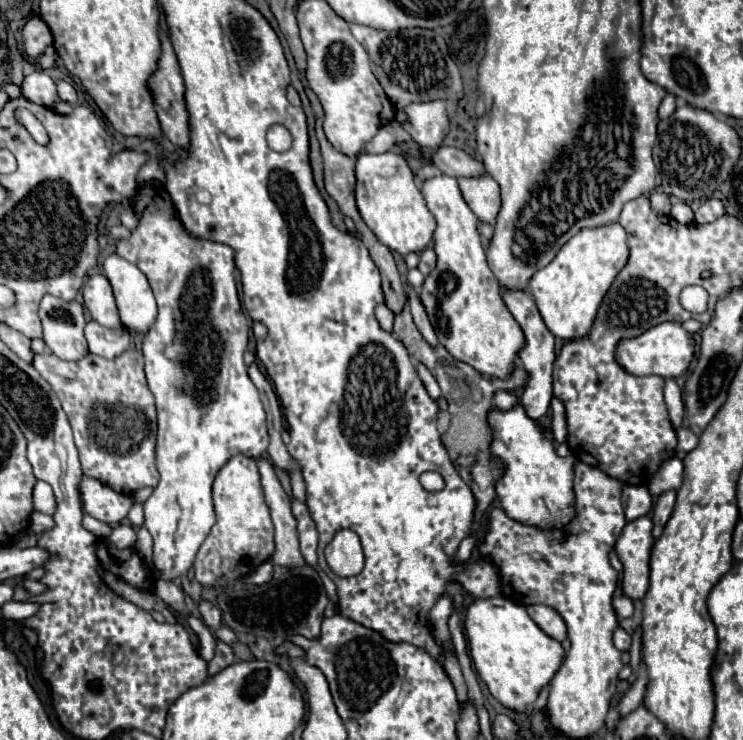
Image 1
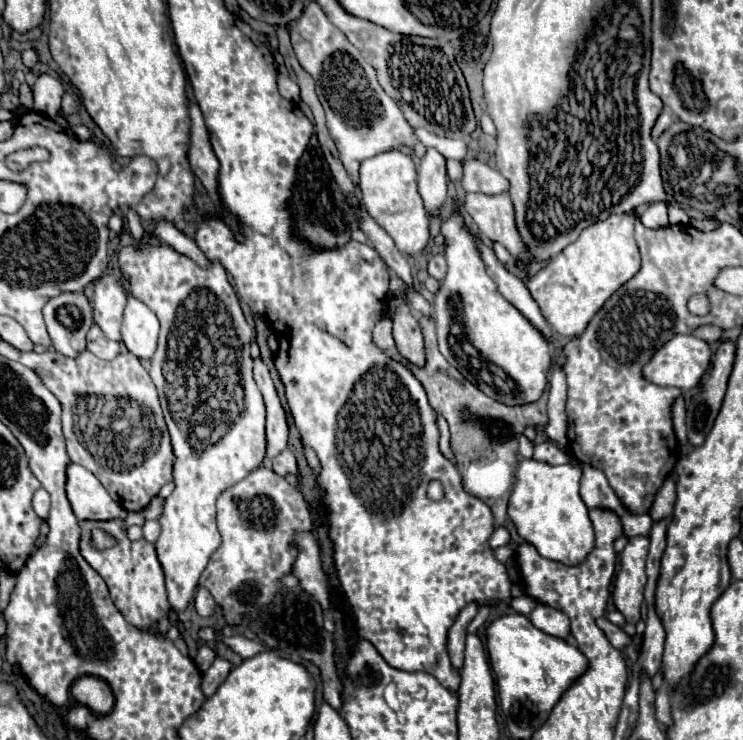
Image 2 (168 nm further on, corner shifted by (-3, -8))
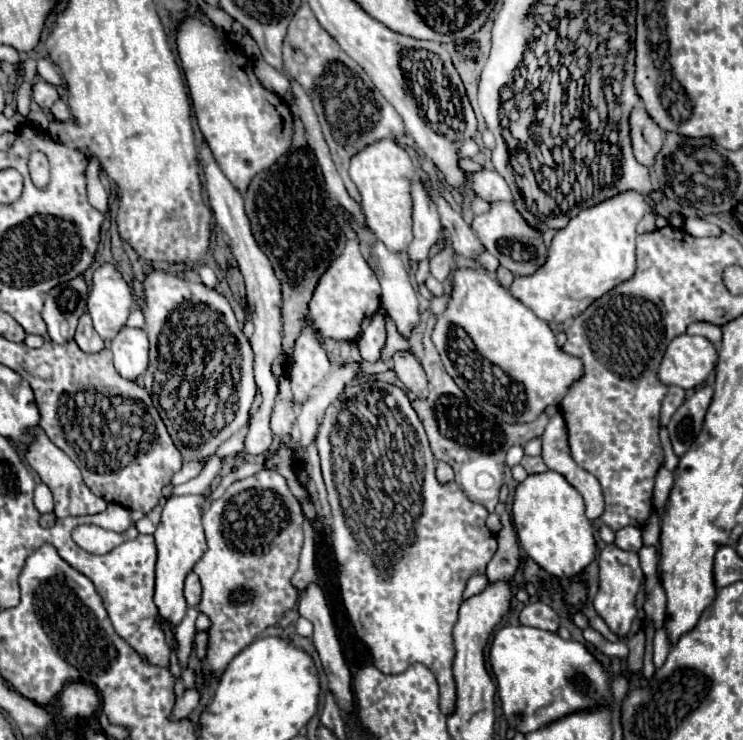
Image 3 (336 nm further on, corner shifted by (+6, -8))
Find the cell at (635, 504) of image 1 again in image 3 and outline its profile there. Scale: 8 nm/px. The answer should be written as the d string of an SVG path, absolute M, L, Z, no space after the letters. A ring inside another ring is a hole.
M626 526L622 530L616 532L616 540L614 544L620 550L628 550L628 552L638 552L642 548L642 534L636 526Z

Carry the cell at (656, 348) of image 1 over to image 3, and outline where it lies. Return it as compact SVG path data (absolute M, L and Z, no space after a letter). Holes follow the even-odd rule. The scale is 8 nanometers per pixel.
M682 334L674 338L662 358L658 378L684 390L702 386L718 360L714 344L704 336Z

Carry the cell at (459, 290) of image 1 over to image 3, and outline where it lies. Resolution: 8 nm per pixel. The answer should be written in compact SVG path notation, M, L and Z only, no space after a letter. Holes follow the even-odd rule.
M460 268L452 272L452 280L452 300L448 308L438 316L432 340L440 352L446 372L454 378L458 388L468 398L476 400L486 412L508 424L534 422L548 406L560 408L560 402L568 394L570 386L584 376L582 360L566 354L558 346L556 334L550 330L550 326L486 272Z

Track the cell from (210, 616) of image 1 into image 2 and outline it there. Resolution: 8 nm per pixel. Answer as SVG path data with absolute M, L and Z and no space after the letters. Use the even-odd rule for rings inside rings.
M199 588L197 596L195 596L195 610L199 616L213 616L215 614L215 600L213 596L205 590L205 588Z

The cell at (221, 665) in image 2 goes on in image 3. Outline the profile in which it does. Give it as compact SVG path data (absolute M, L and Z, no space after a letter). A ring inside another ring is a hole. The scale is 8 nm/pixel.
M186 690L184 696L176 702L170 720L172 720L172 722L178 722L178 720L186 718L186 716L198 706L198 700L200 700L200 692L196 692L196 690Z

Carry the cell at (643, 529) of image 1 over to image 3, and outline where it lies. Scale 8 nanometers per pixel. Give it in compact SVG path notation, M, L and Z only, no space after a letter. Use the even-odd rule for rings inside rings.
M608 544L604 546L604 550L600 552L600 584L598 584L598 594L594 598L594 610L598 612L598 616L604 618L604 622L608 624L608 628L624 638L630 632L632 620L636 618L636 594L640 588L640 582L644 578L640 562L638 562L638 554L636 552L622 552L618 546Z

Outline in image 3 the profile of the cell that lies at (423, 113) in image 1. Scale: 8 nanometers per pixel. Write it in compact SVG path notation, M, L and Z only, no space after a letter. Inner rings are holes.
M416 178L412 184L412 198L414 198L414 240L408 248L408 258L412 262L422 262L428 258L430 248L440 238L440 218L434 208L434 202L430 200L426 186L422 184L422 178Z

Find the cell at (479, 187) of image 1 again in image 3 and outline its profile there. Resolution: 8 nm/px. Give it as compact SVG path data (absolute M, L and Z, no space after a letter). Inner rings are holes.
M498 202L492 204L490 212L476 216L472 222L472 228L476 230L480 242L484 244L484 248L494 254L500 262L500 266L508 268L514 276L532 276L540 266L544 266L546 256L548 256L548 248L544 246L542 240L542 232L532 228L516 210L516 206L512 202Z

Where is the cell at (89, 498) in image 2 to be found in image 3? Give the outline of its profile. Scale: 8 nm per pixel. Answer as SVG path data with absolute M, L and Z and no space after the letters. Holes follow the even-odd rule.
M34 426L28 432L32 436L32 442L26 446L24 458L36 470L40 480L52 490L52 494L54 494L54 514L58 518L66 518L66 516L84 516L84 514L104 512L106 510L106 502L102 498L94 496L86 488L84 480L82 480L82 474L78 472L78 466L56 444L50 442L46 432L40 426Z

